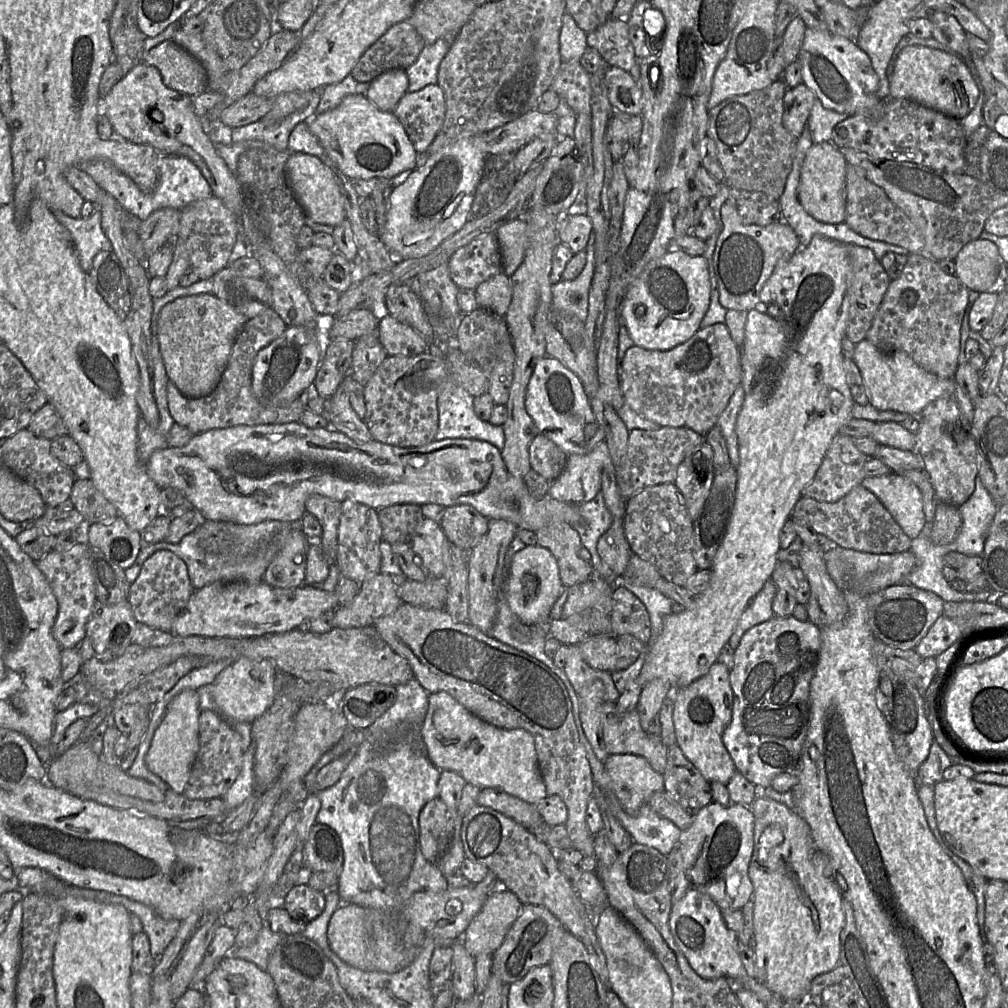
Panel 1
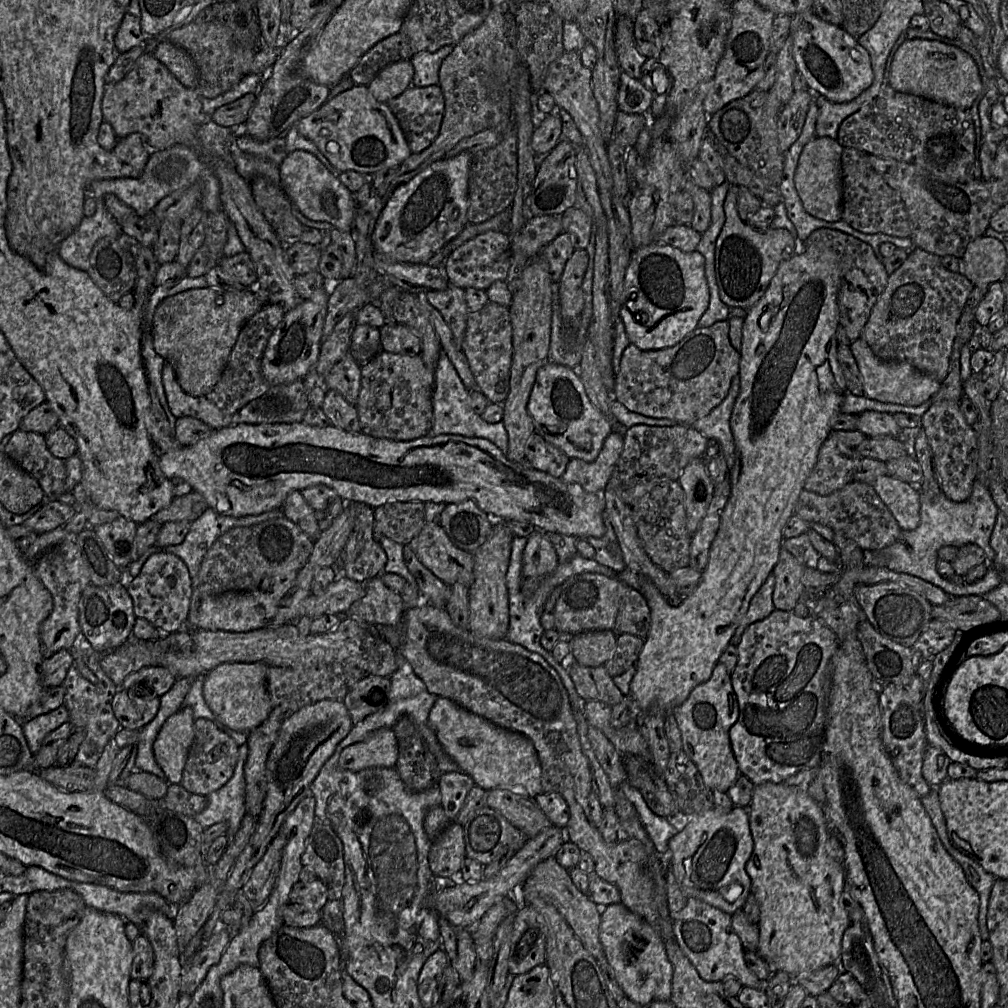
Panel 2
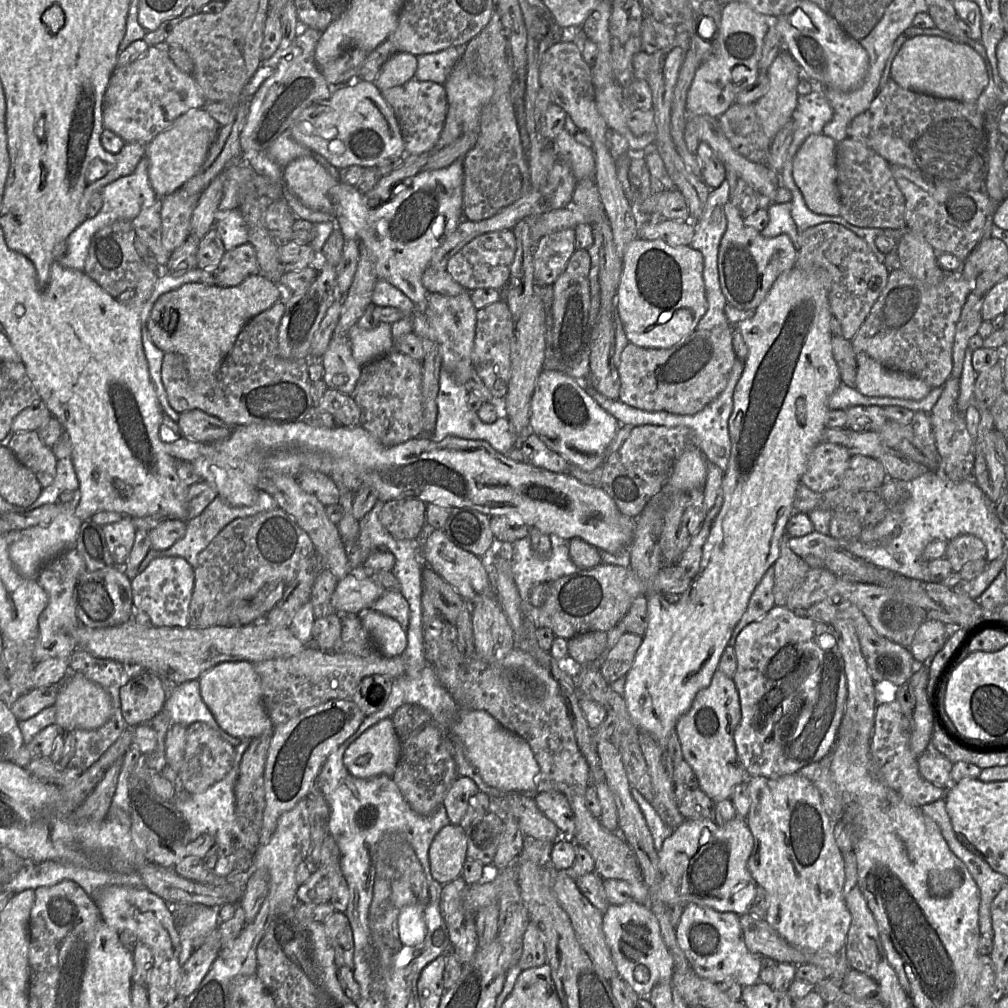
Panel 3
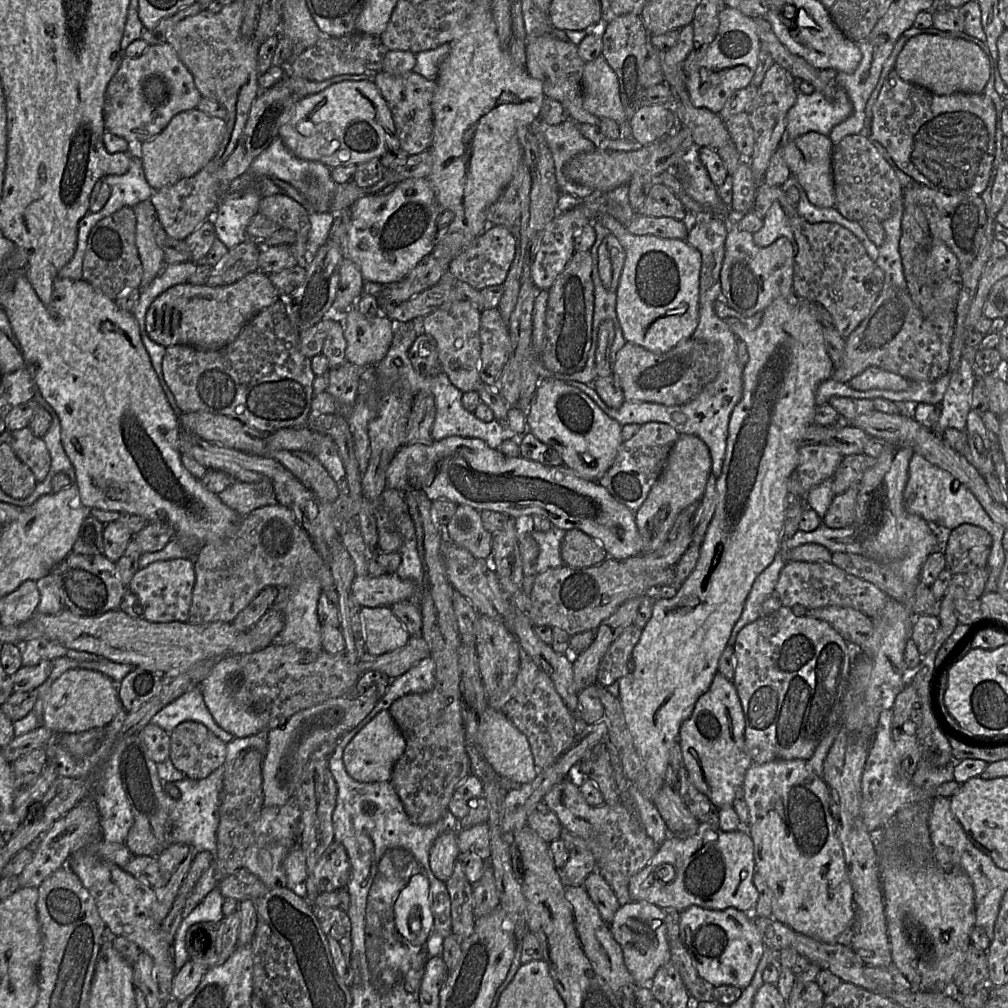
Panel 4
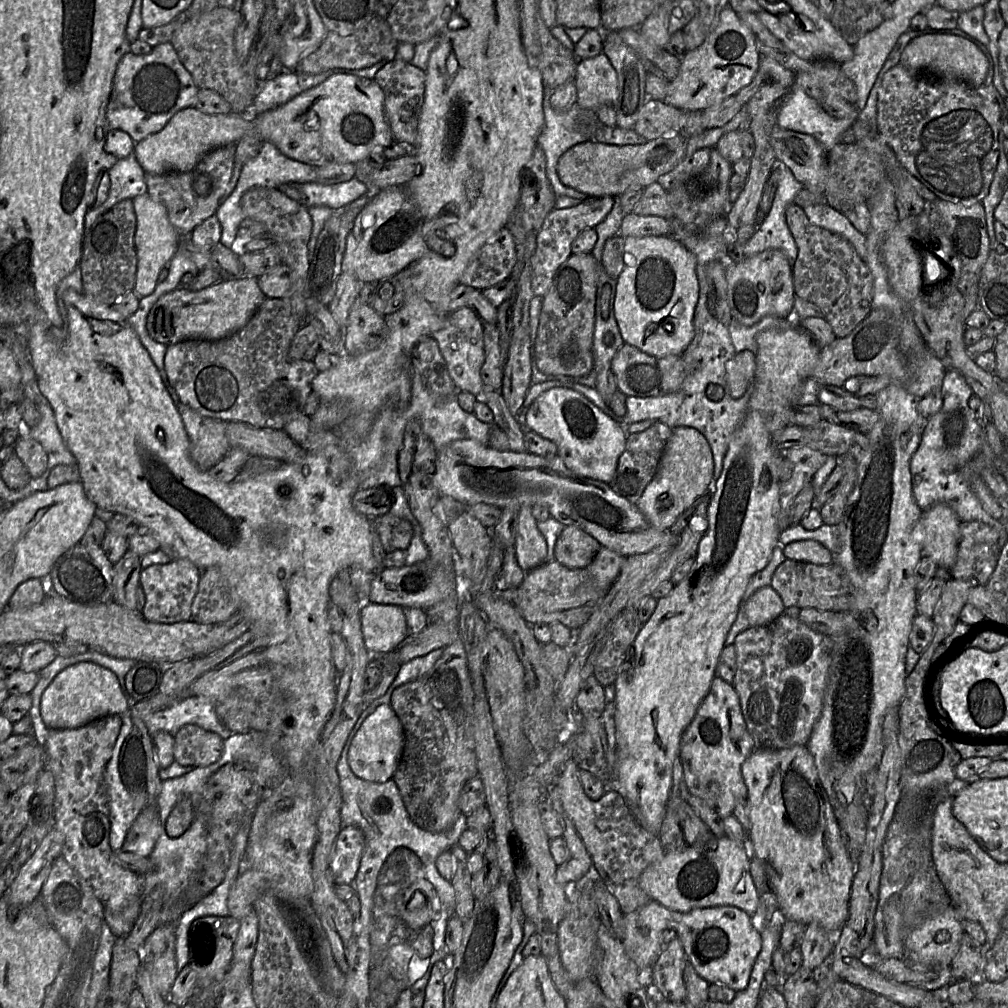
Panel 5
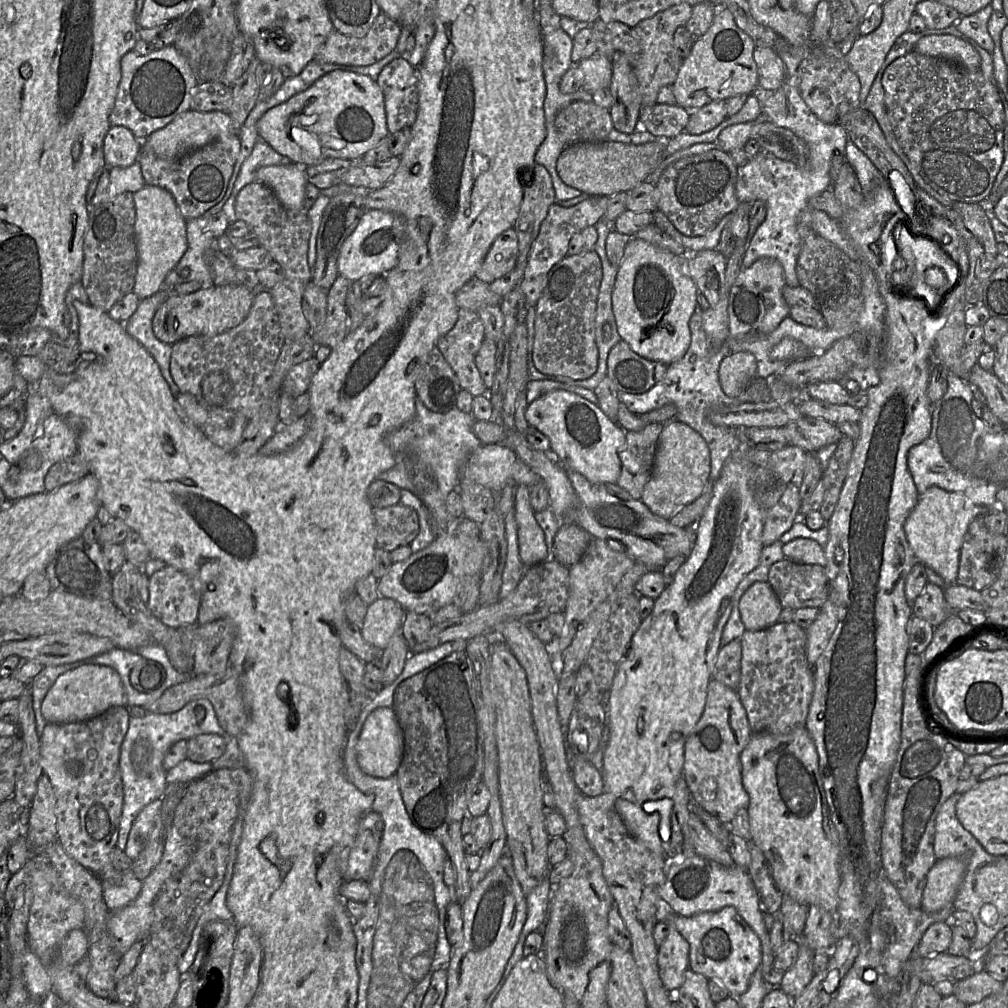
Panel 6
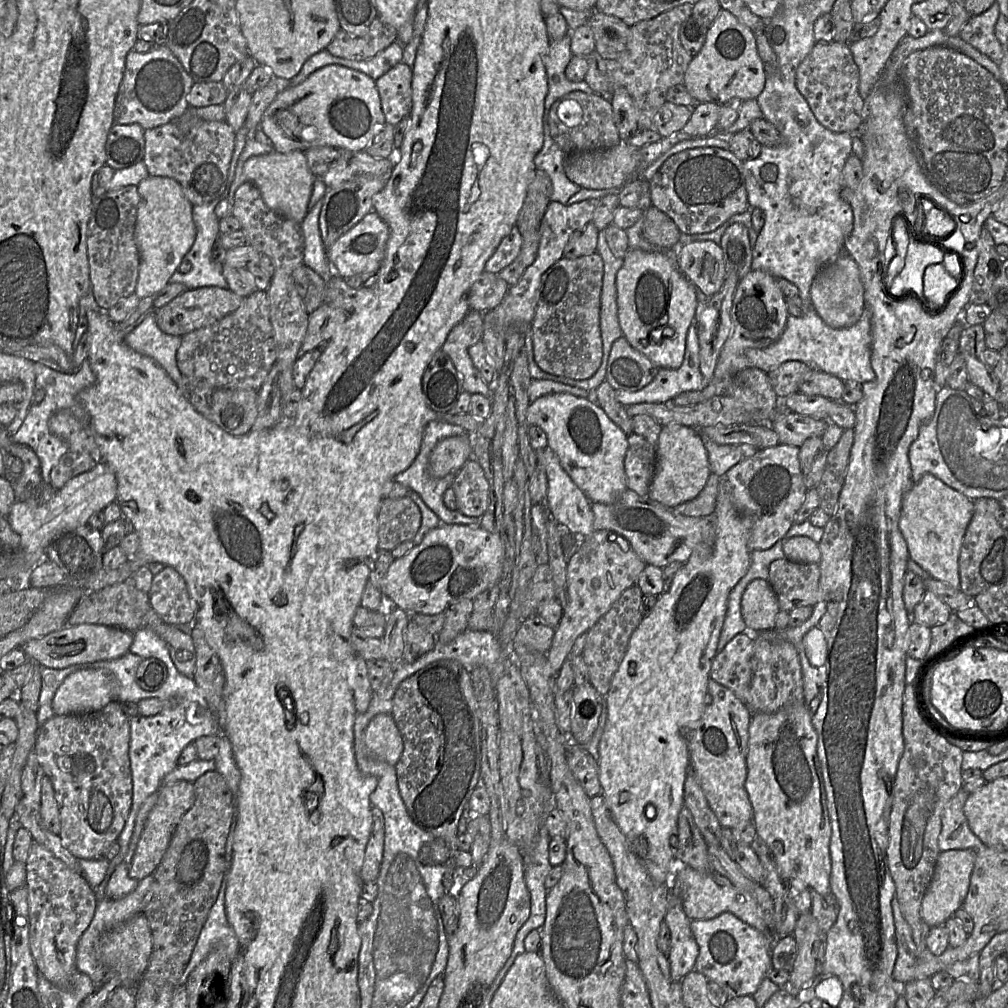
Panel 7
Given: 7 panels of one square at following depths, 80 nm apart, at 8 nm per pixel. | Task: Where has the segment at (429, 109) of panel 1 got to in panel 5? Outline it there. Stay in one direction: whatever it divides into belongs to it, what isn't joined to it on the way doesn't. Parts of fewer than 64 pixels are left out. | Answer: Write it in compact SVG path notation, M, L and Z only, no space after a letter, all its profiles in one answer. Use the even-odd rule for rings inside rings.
M394 59L386 63L375 75L374 80L384 93L384 111L393 138L415 148L418 139L418 124L425 94L425 71L411 63Z

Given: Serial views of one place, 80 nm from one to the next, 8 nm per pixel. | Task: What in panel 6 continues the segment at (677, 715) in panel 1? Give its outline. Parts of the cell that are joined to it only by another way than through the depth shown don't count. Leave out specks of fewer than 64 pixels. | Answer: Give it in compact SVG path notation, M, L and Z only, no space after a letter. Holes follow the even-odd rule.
M711 678L708 684L707 698L701 718L692 733L687 737L684 746L683 777L691 798L705 811L724 824L730 824L736 813L749 806L749 796L742 783L740 755L752 736L746 711L736 691Z

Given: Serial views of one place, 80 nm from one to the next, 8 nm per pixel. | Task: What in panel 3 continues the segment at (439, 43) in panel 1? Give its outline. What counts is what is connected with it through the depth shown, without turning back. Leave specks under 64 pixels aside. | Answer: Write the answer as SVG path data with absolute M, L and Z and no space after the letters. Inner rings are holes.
M451 46L442 51L417 56L414 78L444 84L449 73L461 57L463 47Z

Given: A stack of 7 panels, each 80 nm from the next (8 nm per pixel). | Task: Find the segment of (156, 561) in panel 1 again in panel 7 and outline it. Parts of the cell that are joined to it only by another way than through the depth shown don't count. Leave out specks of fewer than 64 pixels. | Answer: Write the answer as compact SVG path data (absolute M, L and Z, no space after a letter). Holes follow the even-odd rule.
M171 566L153 576L149 601L165 622L174 626L193 624L195 605L183 577Z

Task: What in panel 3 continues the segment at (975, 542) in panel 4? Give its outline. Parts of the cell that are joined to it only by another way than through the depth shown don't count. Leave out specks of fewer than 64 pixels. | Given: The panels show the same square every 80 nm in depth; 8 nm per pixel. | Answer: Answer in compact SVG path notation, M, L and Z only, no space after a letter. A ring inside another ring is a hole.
M962 534L947 542L945 558L951 569L959 572L965 563L986 558L986 547L978 537Z

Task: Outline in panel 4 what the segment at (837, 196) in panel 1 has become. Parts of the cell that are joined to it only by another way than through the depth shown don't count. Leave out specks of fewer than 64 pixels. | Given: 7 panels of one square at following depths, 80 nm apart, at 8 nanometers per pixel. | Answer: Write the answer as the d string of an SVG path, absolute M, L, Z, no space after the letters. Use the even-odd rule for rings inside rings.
M808 132L795 139L784 139L783 158L811 204L820 208L832 208L835 204L834 181L832 173L832 152L834 144L828 136Z

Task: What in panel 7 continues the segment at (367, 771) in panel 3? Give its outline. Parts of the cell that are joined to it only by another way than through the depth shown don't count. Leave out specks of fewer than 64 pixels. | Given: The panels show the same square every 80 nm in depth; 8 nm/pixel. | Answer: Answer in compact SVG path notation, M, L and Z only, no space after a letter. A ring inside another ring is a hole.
M377 714L370 720L365 746L372 758L396 766L403 752L403 739L391 714Z

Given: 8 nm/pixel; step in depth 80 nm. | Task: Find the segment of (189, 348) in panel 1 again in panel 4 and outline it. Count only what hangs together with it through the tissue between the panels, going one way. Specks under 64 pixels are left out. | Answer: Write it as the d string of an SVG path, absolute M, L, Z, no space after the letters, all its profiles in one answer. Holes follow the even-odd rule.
M261 271L249 273L239 281L224 286L179 284L152 302L146 314L146 332L152 341L165 348L189 345L202 350L219 350L234 341L256 314L280 298L284 297L269 276Z

